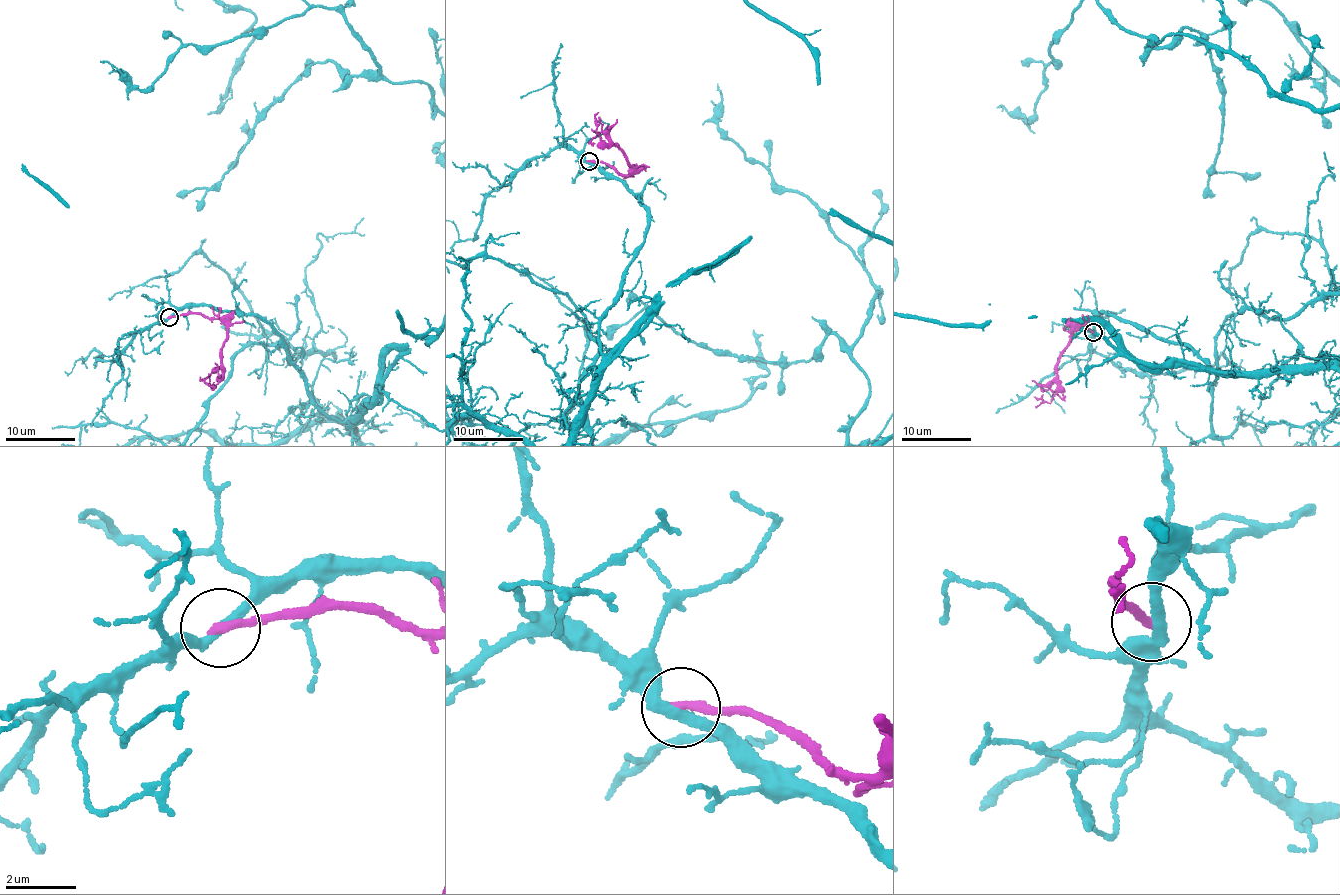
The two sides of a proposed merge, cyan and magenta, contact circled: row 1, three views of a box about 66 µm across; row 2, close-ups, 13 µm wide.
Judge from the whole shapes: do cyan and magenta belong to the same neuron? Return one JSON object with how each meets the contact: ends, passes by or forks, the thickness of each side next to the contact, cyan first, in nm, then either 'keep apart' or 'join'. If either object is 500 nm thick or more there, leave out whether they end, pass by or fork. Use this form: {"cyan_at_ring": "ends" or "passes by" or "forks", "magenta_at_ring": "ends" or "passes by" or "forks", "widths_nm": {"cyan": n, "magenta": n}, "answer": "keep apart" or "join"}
{"cyan_at_ring": "passes by", "magenta_at_ring": "ends", "widths_nm": {"cyan": 280, "magenta": 260}, "answer": "keep apart"}

